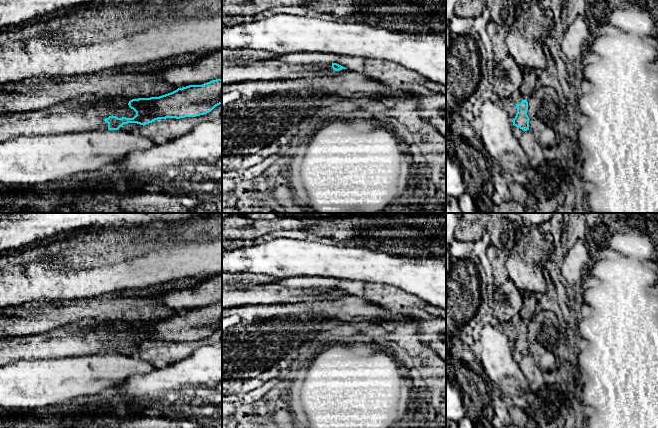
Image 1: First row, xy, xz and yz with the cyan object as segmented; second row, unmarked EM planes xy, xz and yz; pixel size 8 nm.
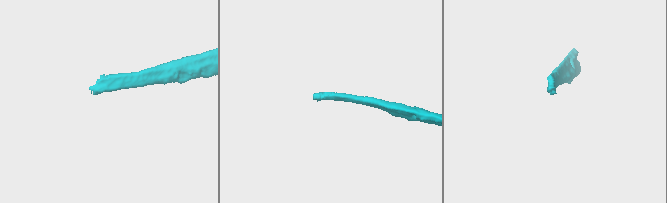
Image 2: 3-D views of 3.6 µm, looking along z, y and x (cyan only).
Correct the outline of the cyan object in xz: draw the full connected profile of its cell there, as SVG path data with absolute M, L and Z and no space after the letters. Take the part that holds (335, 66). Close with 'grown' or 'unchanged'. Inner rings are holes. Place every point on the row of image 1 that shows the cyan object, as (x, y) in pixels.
M256 61L251 65L238 65L231 63L226 65L222 63L222 85L234 84L239 82L250 82L255 80L276 80L276 79L294 79L296 77L316 77L327 74L327 70L333 68L335 71L347 69L337 63L324 64L312 63L304 65L290 65L280 61Z; grown

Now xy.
M222 79L178 88L159 97L132 99L128 105L136 112L133 118L102 119L97 106L82 110L80 101L74 100L40 110L0 115L0 142L21 136L119 130L128 123L146 125L158 119L196 117L220 104Z; grown

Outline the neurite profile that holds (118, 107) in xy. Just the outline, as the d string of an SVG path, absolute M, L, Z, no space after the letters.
M86 95L79 99L80 108L85 110L89 106L97 106L98 114L102 119L109 116L118 118L133 118L136 112L128 105L133 98L103 98L93 95Z

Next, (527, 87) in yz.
M523 68L522 72L523 82L519 91L525 99L528 99L536 88L536 70L532 68Z

